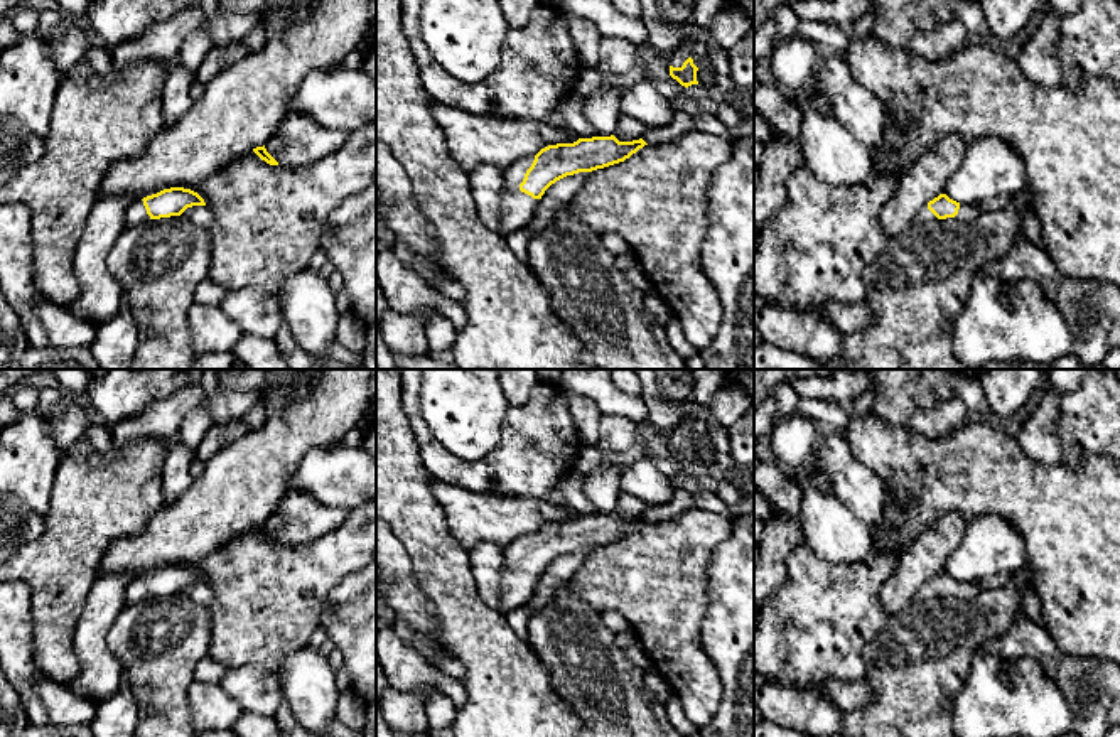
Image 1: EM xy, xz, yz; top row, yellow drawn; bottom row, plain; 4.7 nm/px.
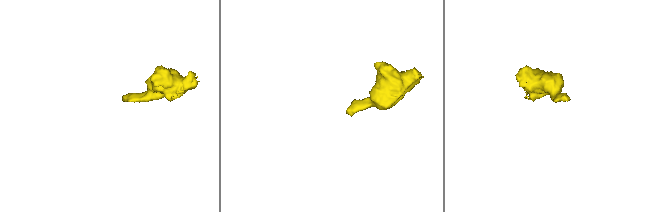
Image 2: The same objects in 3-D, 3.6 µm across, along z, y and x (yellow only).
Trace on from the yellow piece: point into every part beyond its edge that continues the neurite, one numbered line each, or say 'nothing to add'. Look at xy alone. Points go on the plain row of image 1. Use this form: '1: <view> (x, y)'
1: xy (135, 592)

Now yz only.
1: yz (969, 589)
2: yz (925, 592)

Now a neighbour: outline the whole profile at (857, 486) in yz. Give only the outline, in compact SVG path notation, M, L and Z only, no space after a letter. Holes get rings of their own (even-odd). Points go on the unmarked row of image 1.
M835 428L820 438L811 460L830 477L832 494L857 518L870 526L880 523L886 504L882 479L852 454L843 432Z

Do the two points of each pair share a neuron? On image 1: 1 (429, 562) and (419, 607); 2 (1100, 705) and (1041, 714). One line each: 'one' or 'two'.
1: two
2: two

